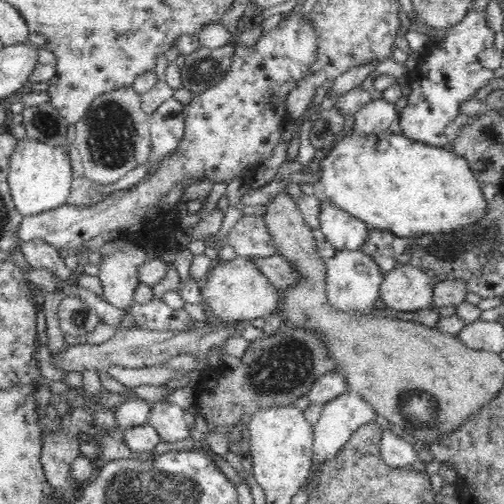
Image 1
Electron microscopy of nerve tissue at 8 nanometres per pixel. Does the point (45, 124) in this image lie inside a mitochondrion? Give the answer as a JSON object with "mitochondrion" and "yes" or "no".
{"mitochondrion":"yes"}

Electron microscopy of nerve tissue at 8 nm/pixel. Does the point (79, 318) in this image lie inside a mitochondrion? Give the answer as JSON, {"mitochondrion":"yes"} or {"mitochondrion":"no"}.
{"mitochondrion":"yes"}

